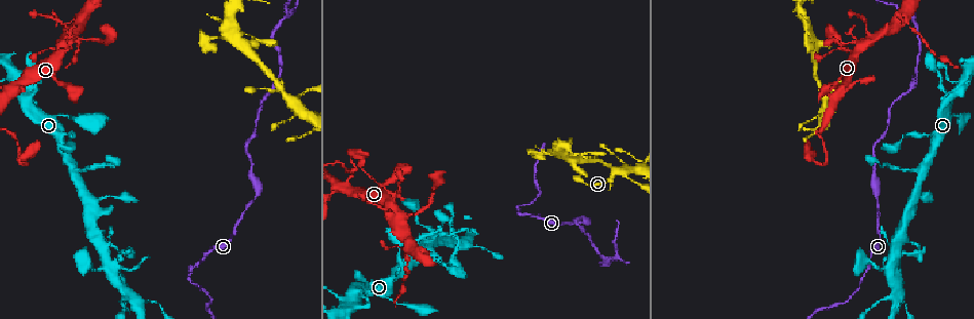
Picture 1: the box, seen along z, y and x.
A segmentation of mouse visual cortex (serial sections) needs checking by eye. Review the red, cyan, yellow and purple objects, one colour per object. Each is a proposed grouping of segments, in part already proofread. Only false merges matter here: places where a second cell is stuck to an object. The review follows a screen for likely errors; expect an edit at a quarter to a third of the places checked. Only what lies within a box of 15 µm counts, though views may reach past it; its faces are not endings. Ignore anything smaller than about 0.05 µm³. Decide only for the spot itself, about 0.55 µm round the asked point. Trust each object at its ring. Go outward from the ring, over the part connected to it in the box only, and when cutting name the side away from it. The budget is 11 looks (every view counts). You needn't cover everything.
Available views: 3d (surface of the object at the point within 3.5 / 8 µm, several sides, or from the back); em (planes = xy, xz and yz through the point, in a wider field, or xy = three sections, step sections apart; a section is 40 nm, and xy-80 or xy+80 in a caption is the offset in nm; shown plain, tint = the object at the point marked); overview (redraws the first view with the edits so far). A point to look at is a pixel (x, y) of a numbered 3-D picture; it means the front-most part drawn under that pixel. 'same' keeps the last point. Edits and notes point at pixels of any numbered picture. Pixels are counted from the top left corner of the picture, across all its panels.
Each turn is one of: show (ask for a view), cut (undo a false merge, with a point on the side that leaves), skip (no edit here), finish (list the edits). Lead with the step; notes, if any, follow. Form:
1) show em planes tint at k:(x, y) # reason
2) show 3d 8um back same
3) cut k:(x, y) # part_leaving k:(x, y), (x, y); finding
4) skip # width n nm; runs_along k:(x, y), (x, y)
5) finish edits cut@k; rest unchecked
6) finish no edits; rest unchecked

show 3d 3.5um at 1:(615, 172) # four-way junction

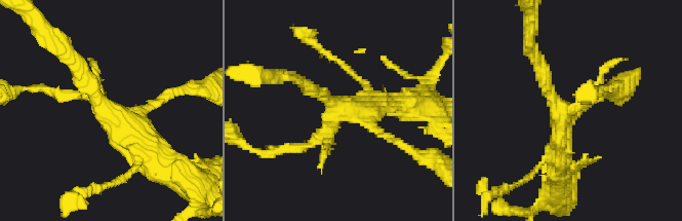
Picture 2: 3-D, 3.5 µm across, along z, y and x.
show em planes tint at 2:(561, 118) # arms 4; arm_widths 100, 150, 200, 400 nm

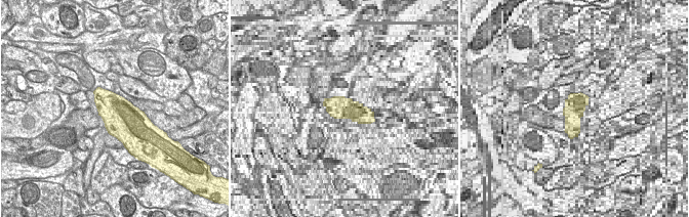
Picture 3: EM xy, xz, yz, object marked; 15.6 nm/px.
skip # width 600 nm; runs_along 2:(73, 95), (91, 95), (161, 167); continuous, no second cell

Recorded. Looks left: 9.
show 3d 3.5um at 1:(289, 15) # side arm on a straight run

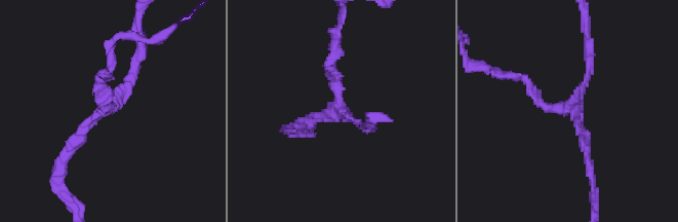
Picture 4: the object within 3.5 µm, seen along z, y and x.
show em xy step 2 tint at 4:(105, 108) # arms 3; arm_widths 100, 150, 200 nm

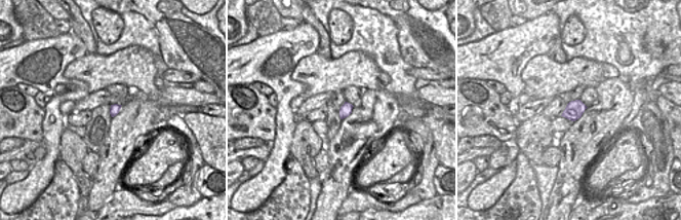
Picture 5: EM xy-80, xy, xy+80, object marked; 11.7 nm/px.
skip # runs_along 4:(587, 158), (574, 108), (548, 108), (521, 76); continuous, no second cell

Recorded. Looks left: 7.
show 3d 3.5um at 1:(899, 22) # small branch off a trunk

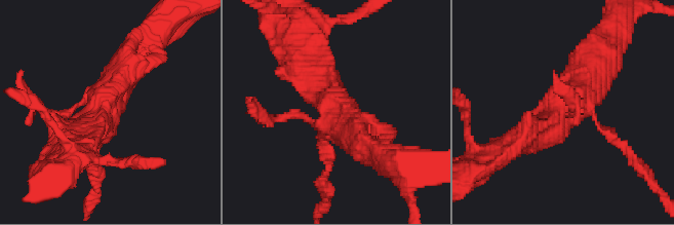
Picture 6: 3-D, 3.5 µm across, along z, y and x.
show em planes plain at 6:(105, 104) # need the tissue

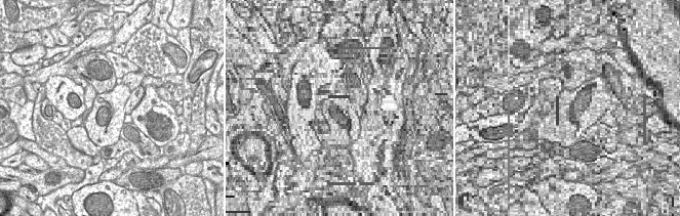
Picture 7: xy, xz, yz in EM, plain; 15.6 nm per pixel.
show em planes tint same # with the object marked

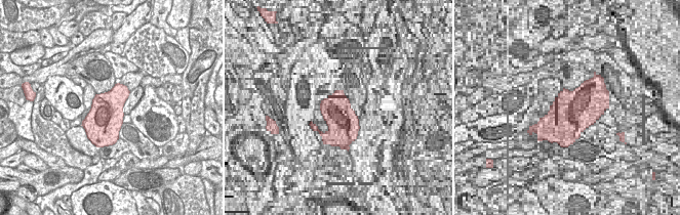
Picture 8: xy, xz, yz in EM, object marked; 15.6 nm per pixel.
cut 6:(619, 144) # part_leaving 6:(593, 114), (659, 190); a second cell is stuck on

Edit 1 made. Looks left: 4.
show 3d 3.5um at 1:(213, 38) # thin neck

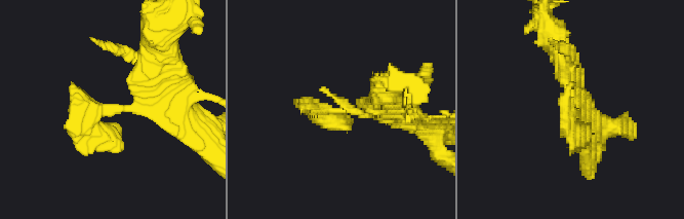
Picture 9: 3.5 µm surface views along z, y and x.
show em xy step 2 tint at 9:(113, 110) # shape alone is not enough

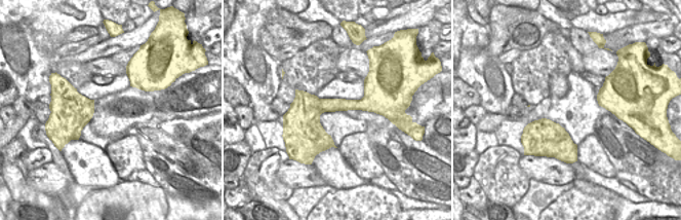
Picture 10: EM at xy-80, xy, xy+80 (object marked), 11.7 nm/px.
show em xy step 5 tint same

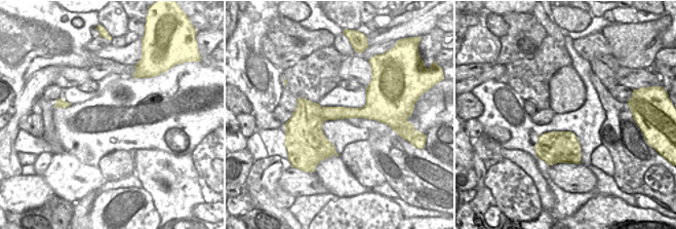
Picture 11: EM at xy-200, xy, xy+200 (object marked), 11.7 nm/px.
skip # runs_along 9:(177, 103), (102, 109), (92, 125), (121, 147); one cell here

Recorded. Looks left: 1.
finish edits cut@6; rest unchecked

